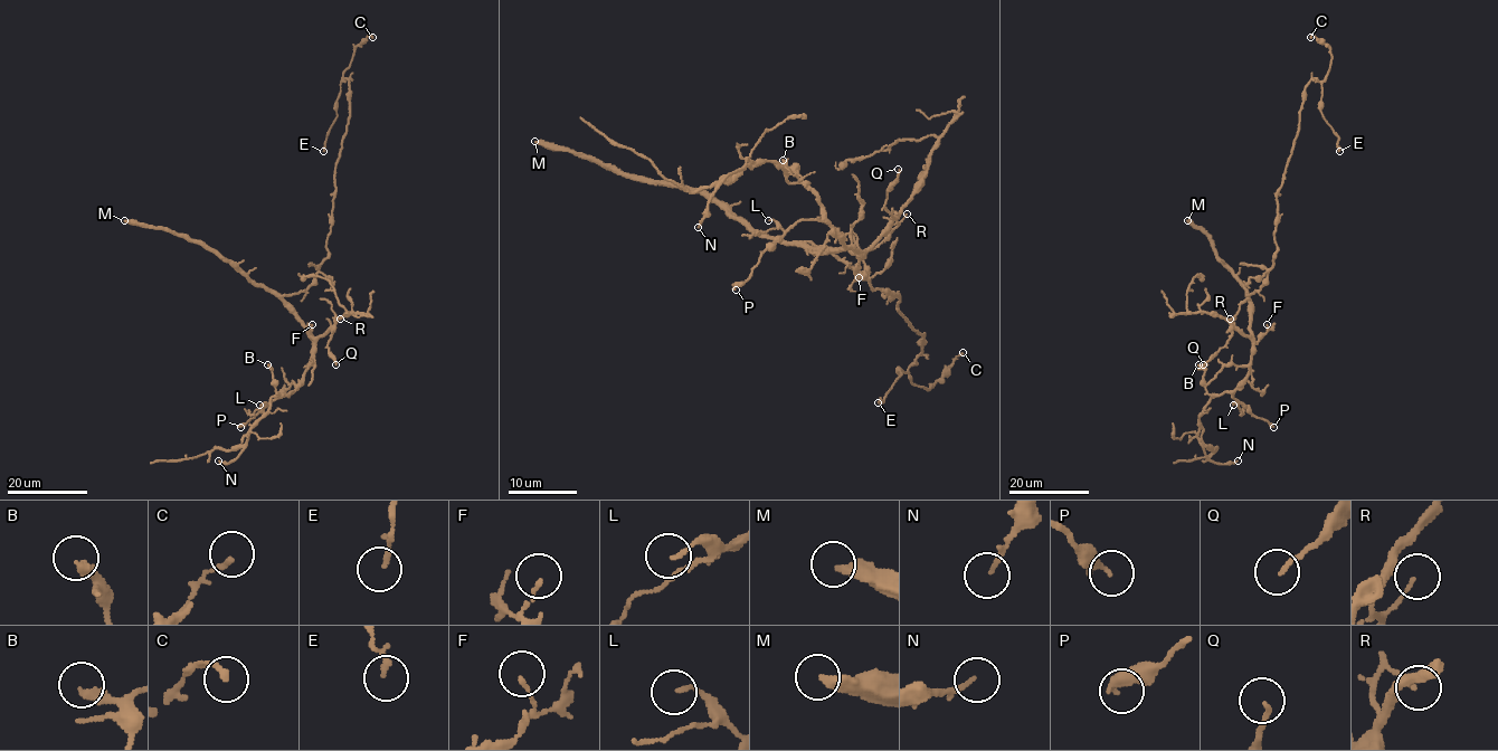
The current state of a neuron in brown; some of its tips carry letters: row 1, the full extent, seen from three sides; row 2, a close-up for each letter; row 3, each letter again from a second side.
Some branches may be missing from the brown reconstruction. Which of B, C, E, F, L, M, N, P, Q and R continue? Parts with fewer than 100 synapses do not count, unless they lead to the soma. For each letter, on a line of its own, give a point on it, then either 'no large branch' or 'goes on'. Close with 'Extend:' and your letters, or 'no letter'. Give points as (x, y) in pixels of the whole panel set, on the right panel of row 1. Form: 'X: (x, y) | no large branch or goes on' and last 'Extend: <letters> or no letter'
B: (1198, 364) | no large branch
C: (1310, 37) | no large branch
E: (1339, 151) | no large branch
F: (1267, 324) | no large branch
L: (1233, 405) | no large branch
M: (1187, 220) | goes on
N: (1238, 460) | no large branch
P: (1273, 427) | no large branch
Q: (1203, 364) | no large branch
R: (1230, 319) | no large branch
Extend: M

